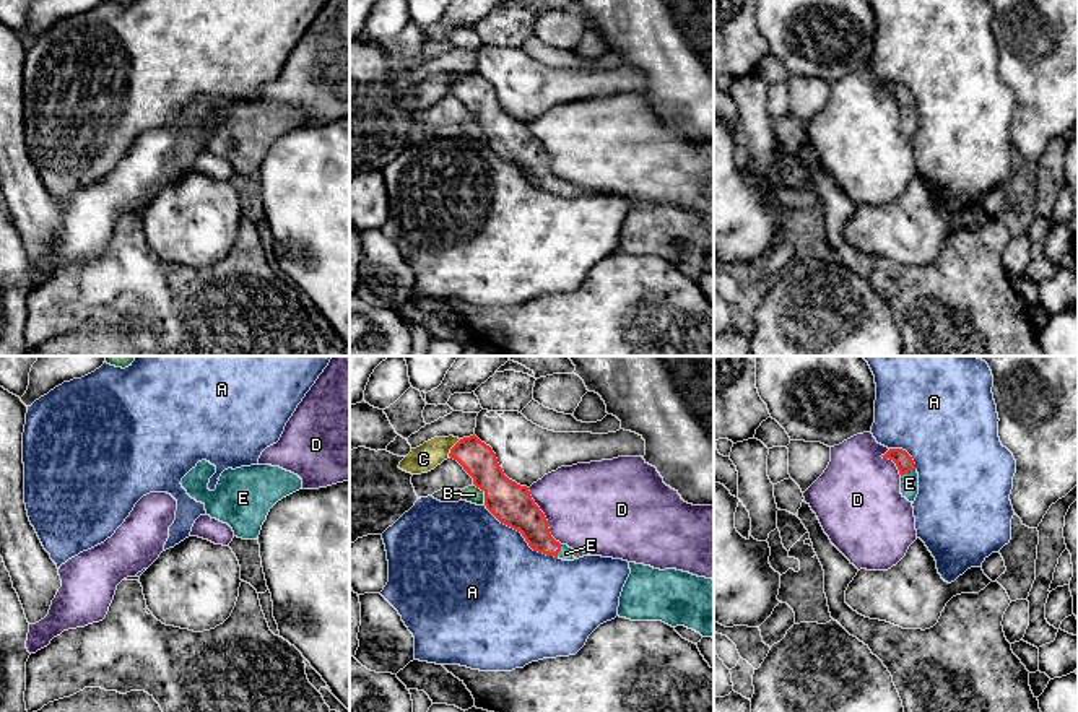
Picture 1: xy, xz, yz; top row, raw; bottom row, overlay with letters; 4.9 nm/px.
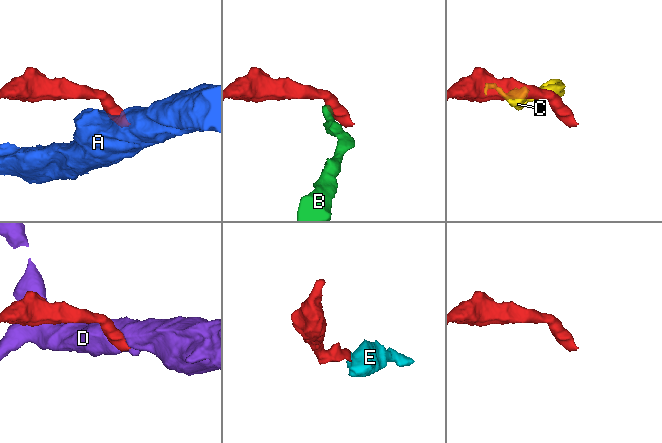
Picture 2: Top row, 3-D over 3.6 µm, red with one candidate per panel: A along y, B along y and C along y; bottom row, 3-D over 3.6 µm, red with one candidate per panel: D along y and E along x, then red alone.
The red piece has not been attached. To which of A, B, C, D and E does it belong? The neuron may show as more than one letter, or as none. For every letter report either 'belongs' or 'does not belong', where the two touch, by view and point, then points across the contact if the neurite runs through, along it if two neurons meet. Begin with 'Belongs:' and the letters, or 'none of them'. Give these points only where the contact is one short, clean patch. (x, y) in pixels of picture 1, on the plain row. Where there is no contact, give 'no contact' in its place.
Belongs: E
A: does not belong | xz (522, 171)
B: does not belong | xz (485, 130) | along xz (473, 119), (483, 129), (485, 140)
C: does not belong | xz (452, 83)
D: does not belong | xz (545, 153)
E: belongs | yz (908, 108) | across yz (903, 96), (908, 108), (909, 119)

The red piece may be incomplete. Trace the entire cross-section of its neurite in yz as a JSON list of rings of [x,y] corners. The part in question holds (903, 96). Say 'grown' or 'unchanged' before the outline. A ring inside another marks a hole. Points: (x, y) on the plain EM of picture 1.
grown | [[[889,85],[883,94],[889,94],[896,99],[901,111],[901,130],[914,140],[919,130],[919,109],[912,93],[902,85]]]

